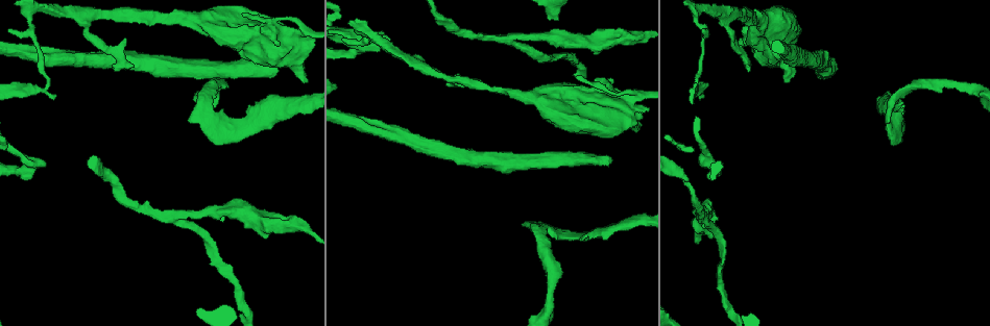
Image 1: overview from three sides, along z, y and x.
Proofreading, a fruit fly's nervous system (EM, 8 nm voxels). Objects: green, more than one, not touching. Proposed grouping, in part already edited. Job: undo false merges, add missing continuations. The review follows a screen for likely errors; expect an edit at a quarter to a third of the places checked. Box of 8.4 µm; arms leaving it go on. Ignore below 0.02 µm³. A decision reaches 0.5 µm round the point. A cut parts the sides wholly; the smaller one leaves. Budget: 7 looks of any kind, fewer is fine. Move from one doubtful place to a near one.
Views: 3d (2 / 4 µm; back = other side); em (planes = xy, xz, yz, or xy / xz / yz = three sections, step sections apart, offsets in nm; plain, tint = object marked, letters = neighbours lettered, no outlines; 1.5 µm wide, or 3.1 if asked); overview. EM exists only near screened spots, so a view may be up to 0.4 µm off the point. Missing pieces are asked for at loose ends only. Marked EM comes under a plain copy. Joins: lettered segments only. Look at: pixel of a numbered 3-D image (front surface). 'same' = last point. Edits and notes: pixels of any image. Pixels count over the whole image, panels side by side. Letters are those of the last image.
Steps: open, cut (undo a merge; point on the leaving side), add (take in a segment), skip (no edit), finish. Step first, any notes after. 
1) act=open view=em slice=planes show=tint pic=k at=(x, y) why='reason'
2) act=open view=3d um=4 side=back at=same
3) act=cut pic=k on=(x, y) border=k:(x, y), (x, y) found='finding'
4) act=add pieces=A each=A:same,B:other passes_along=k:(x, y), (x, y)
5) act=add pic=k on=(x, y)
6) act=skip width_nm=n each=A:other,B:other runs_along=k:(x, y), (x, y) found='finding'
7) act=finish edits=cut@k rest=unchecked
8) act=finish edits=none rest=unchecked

act=open view=3d um=2 side=back pic=1 at=(742, 39) why='tapers out'

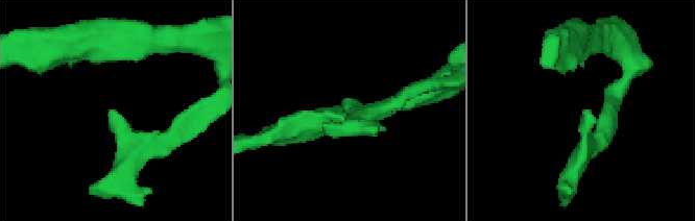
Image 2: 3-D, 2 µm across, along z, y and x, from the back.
act=open view=em slice=yz step=4 show=letters pic=2 at=(342, 111) why='need the tissue'

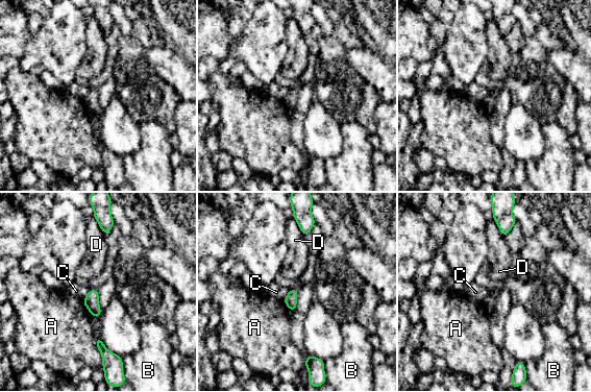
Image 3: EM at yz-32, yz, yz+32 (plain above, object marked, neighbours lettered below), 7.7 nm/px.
act=skip width_nm=100 each=A:other,B:other,C:other,D:other border=3:(90, 289), (81, 300) found='none of them fits'

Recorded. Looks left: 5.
act=open view=em slice=yz step=4 show=letters pic=1 at=(612, 159) why='long arm stops here'

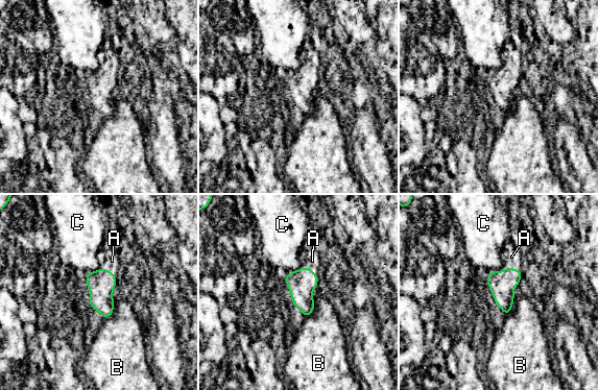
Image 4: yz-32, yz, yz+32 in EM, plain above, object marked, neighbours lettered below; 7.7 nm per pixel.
act=open view=em slice=planes show=letters at=same

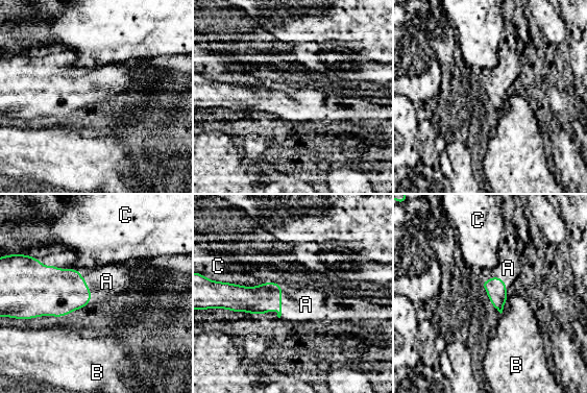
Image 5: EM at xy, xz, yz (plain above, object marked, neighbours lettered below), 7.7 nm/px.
act=add pieces=A longest_contact=A:400nm each=A:same,B:other,C:other passes_along=5:(55, 292), (83, 277), (106, 281) found='it goes on there'

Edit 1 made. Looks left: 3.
act=open view=overview

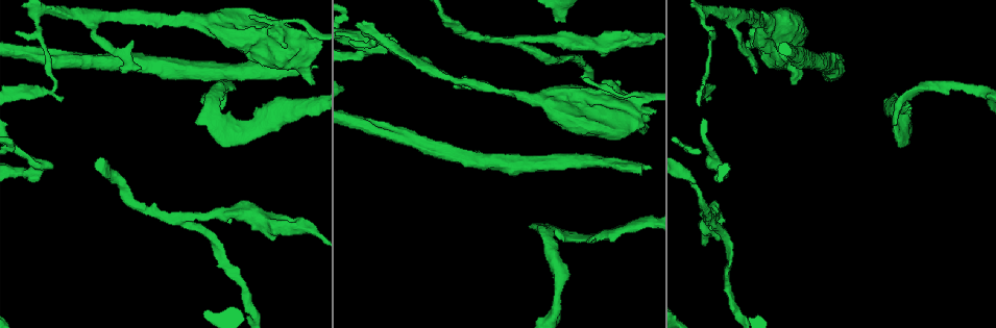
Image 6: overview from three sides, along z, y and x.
act=open view=em slice=xz step=4 show=letters pic=6 at=(227, 145) why='branch stops here'

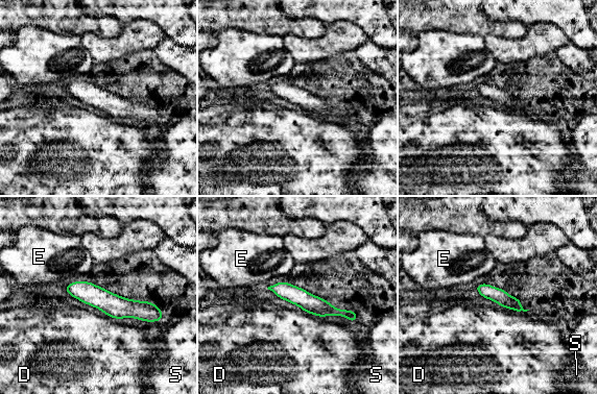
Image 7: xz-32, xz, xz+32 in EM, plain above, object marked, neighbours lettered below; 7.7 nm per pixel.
act=skip each=D:other,E:other,S:other border=7:(503, 306), (517, 311), (528, 311) found='none of them fits'

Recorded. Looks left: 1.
act=finish edits=add@5 rest=unchecked

